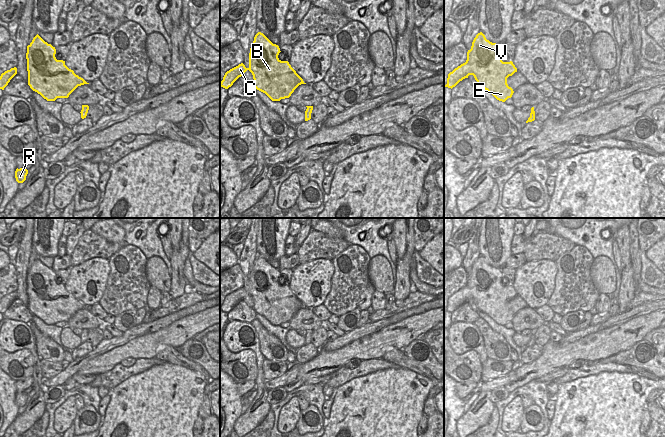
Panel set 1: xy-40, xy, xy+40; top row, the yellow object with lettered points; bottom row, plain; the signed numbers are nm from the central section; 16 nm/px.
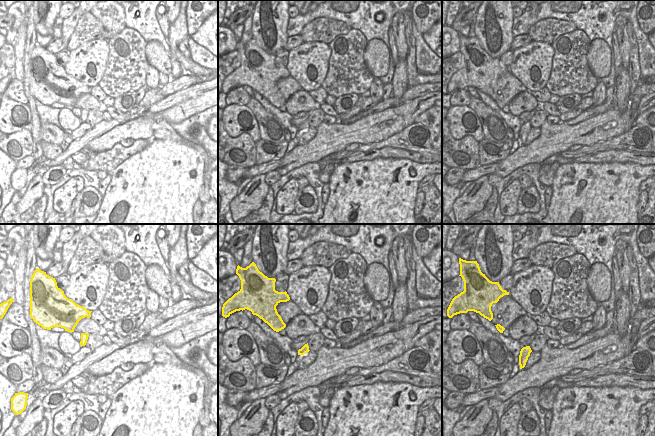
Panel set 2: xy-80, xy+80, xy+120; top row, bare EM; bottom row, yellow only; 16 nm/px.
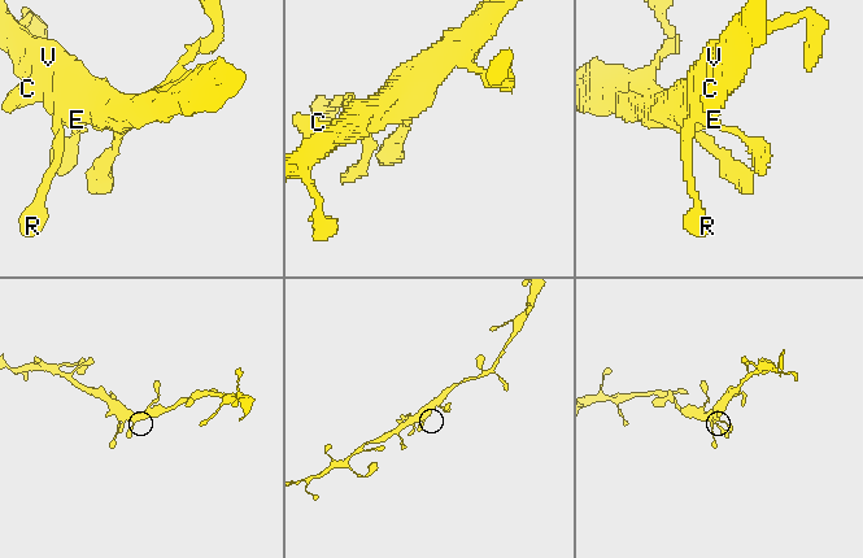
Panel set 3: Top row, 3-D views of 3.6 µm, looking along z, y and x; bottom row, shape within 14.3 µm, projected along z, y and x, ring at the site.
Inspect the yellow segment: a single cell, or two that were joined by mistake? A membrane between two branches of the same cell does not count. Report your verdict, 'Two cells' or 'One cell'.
One cell.

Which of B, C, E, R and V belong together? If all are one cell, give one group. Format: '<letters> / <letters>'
B C E R V

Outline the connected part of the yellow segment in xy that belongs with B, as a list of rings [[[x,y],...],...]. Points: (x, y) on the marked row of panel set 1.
[[[258,32],[250,48],[249,67],[243,63],[227,71],[220,86],[228,89],[249,70],[253,75],[254,87],[265,93],[272,101],[289,98],[301,84],[306,84],[288,61],[278,58],[278,45],[273,44],[263,33]]]

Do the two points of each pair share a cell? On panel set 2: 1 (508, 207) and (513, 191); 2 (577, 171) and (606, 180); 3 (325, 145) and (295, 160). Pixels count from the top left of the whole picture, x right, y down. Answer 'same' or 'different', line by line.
1: same
2: same
3: same

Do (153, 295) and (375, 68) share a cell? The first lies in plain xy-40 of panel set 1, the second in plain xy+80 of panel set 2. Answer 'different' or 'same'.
different

